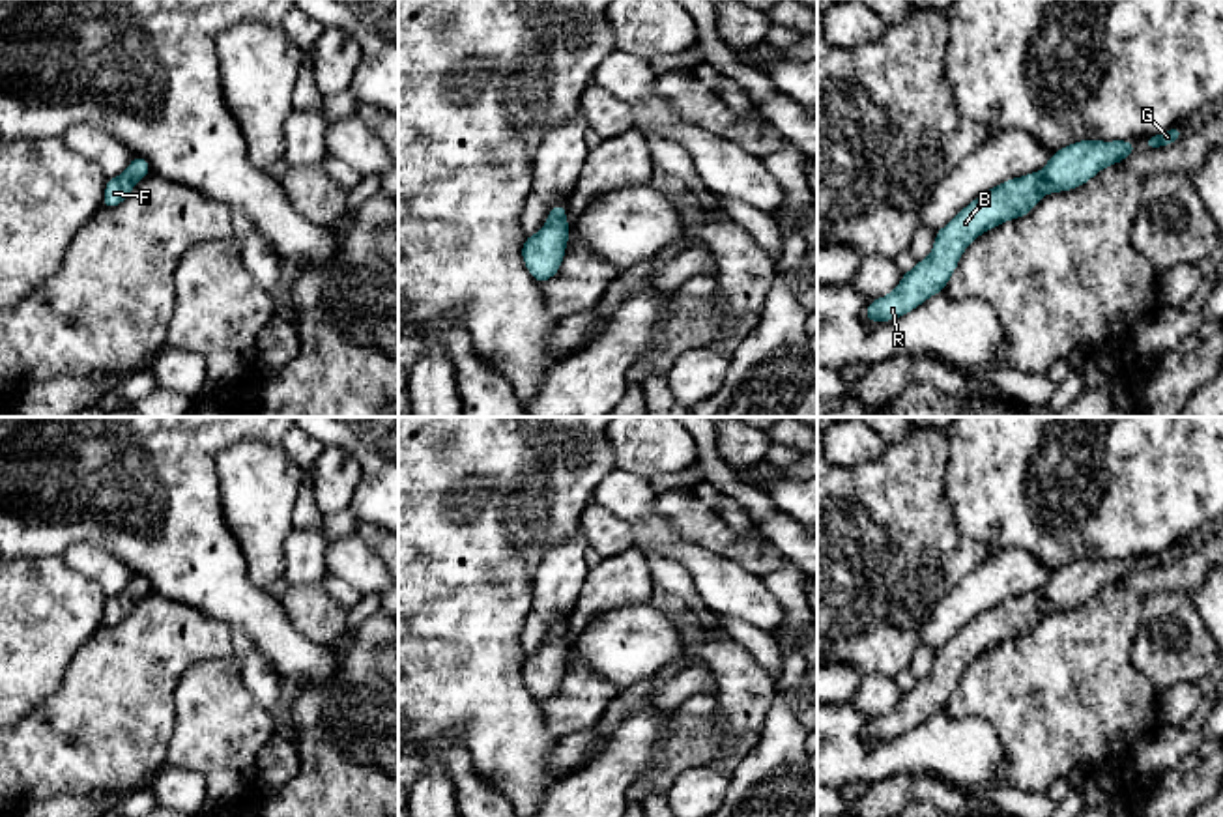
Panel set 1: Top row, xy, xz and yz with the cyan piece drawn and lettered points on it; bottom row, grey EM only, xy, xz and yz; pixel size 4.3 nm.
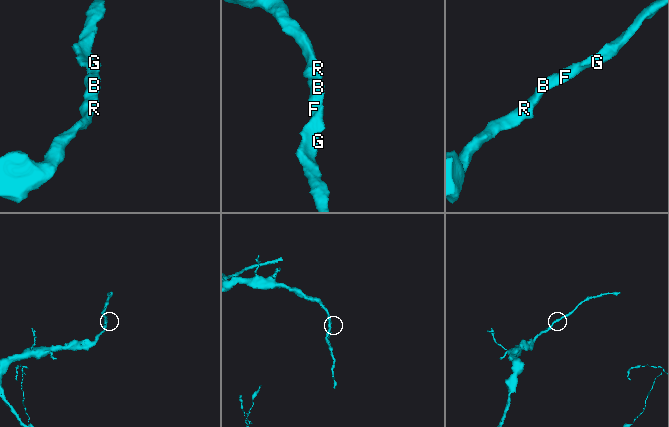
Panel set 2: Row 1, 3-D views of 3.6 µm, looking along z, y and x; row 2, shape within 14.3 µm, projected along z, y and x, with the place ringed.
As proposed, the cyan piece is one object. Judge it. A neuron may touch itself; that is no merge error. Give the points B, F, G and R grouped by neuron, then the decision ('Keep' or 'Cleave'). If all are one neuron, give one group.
Groups: B F G R. Keep

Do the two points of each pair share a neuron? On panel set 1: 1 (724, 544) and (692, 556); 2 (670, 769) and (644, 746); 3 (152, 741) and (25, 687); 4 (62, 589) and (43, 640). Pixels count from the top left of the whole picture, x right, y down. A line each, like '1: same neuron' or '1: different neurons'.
1: different neurons
2: different neurons
3: different neurons
4: same neuron

